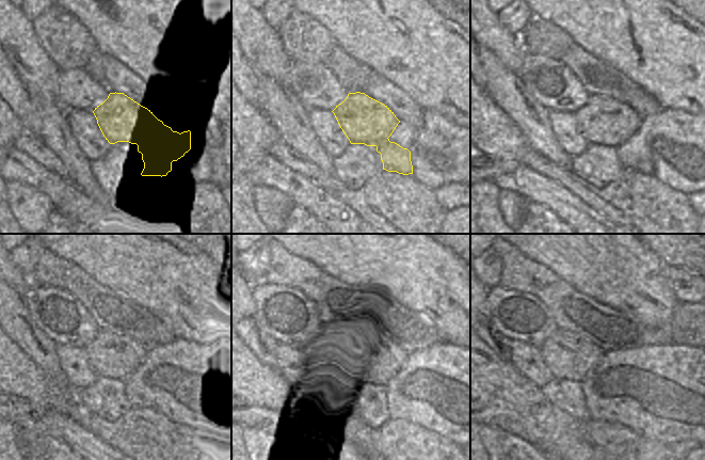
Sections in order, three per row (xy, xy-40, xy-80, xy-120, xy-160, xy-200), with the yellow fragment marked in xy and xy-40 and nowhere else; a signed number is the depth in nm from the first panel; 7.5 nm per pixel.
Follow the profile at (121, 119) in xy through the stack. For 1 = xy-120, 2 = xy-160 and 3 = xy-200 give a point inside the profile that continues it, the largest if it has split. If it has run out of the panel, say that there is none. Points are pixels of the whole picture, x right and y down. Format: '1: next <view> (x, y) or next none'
1: next xy-120 (110, 355)
2: next xy-160 (341, 357)
3: next xy-200 (567, 355)

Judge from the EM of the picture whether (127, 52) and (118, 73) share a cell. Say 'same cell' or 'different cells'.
different cells

